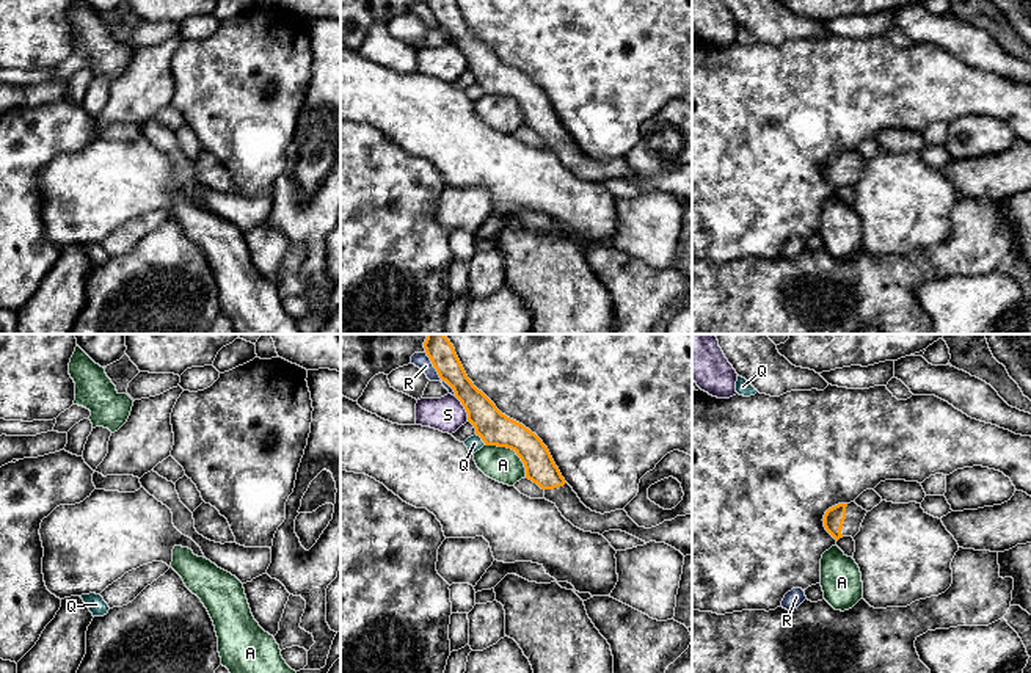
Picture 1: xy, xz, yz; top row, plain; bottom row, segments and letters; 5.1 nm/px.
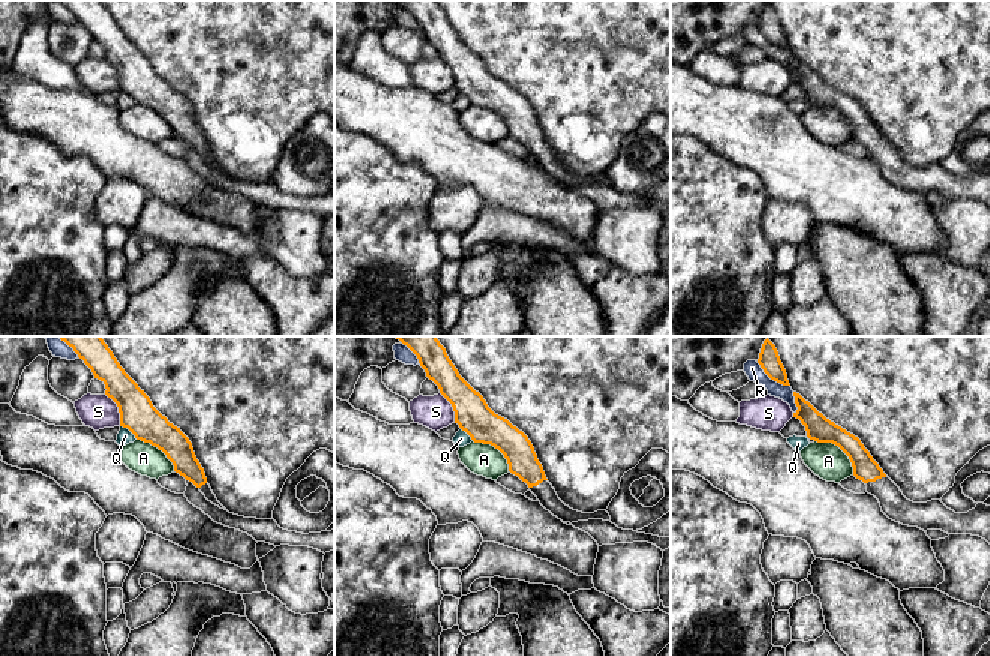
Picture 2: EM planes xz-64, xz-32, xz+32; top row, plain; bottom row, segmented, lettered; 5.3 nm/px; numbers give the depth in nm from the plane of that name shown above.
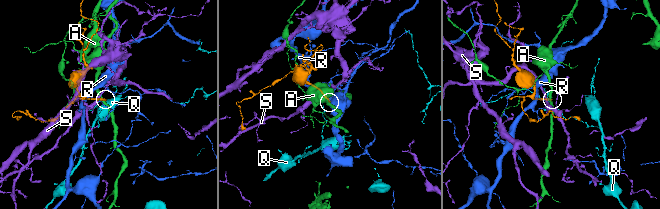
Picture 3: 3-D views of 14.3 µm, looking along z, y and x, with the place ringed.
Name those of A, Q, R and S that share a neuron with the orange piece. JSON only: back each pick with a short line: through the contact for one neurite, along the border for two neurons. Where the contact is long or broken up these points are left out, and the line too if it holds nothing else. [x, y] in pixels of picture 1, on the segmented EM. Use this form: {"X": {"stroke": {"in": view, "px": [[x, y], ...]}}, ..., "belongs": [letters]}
{"belongs": []}

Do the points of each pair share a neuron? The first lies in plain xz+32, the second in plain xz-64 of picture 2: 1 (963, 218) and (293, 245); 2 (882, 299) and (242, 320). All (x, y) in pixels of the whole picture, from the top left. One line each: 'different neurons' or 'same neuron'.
1: same neuron
2: same neuron

